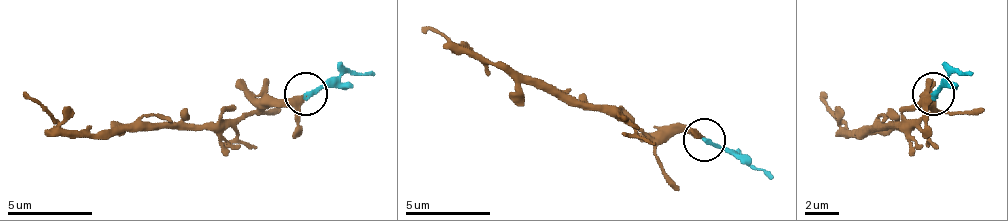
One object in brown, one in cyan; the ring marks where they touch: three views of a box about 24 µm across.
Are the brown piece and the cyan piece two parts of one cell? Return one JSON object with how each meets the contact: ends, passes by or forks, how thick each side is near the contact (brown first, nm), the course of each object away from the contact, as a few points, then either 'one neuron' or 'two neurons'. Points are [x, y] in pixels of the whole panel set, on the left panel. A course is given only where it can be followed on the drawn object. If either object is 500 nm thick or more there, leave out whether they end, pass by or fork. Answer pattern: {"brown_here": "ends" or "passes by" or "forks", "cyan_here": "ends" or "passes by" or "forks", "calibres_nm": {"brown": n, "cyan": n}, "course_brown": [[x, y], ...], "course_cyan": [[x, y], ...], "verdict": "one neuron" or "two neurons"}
{"brown_here": "passes by", "cyan_here": "ends", "calibres_nm": {"brown": 220, "cyan": 280}, "course_brown": [[305, 93], [232, 118], [84, 135], [67, 135], [24, 93]], "course_cyan": [[305, 93], [334, 84], [347, 71], [373, 76]], "verdict": "one neuron"}

